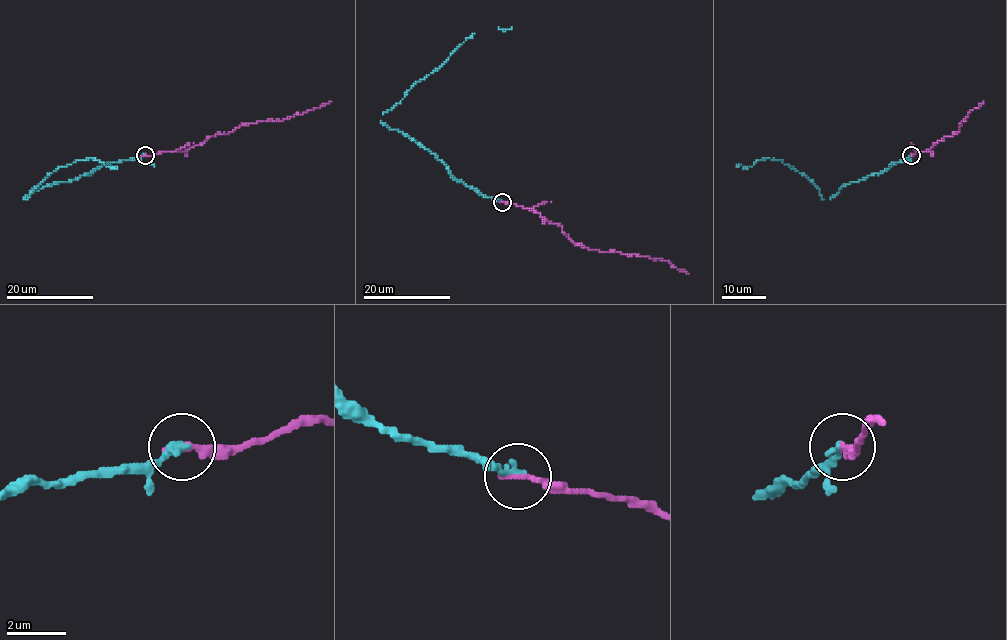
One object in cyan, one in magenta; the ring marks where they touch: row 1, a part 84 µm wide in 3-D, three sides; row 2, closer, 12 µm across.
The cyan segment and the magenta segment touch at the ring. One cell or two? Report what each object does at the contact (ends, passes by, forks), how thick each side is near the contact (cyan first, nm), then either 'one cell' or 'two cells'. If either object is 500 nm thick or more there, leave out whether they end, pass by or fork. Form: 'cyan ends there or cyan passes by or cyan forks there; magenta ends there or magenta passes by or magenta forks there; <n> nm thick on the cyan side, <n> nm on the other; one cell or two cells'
cyan ends there; magenta ends there; 260 nm thick on the cyan side, 280 nm on the other; one cell

